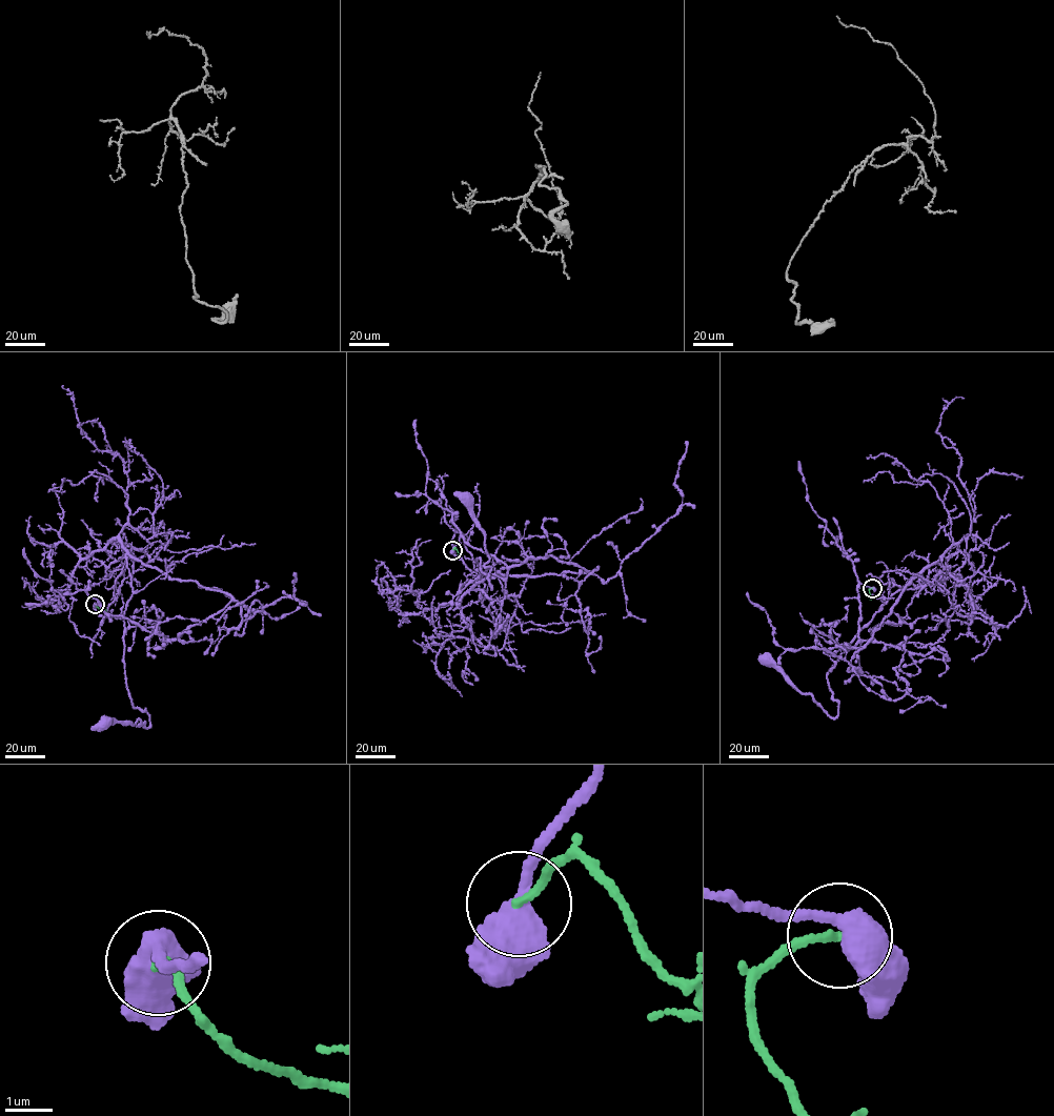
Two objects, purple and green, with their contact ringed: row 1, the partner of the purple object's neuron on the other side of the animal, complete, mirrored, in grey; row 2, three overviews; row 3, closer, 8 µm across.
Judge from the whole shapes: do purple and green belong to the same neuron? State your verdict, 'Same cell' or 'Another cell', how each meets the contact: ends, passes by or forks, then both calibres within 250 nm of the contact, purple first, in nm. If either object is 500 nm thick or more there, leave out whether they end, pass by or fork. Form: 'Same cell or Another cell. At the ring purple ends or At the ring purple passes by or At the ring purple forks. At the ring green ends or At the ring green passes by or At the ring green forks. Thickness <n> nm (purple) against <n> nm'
Another cell. Thickness 550 nm (purple) against 160 nm

